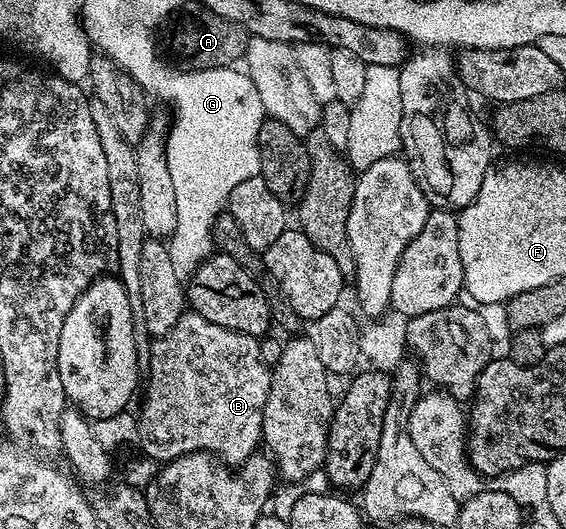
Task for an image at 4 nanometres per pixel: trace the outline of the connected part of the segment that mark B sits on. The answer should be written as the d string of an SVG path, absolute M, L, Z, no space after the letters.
M185 313L179 318L179 324L168 335L160 335L154 340L151 347L151 360L145 363L145 387L147 392L143 395L143 408L137 411L137 439L143 442L142 454L146 458L162 465L170 463L172 459L179 459L182 455L191 455L194 451L206 451L228 465L241 465L251 455L256 454L255 447L263 438L263 414L265 413L265 401L269 397L269 385L271 384L271 367L262 357L260 340L254 335L237 333L233 329L225 329L221 325L213 325L213 321L205 321L205 317L194 313Z

